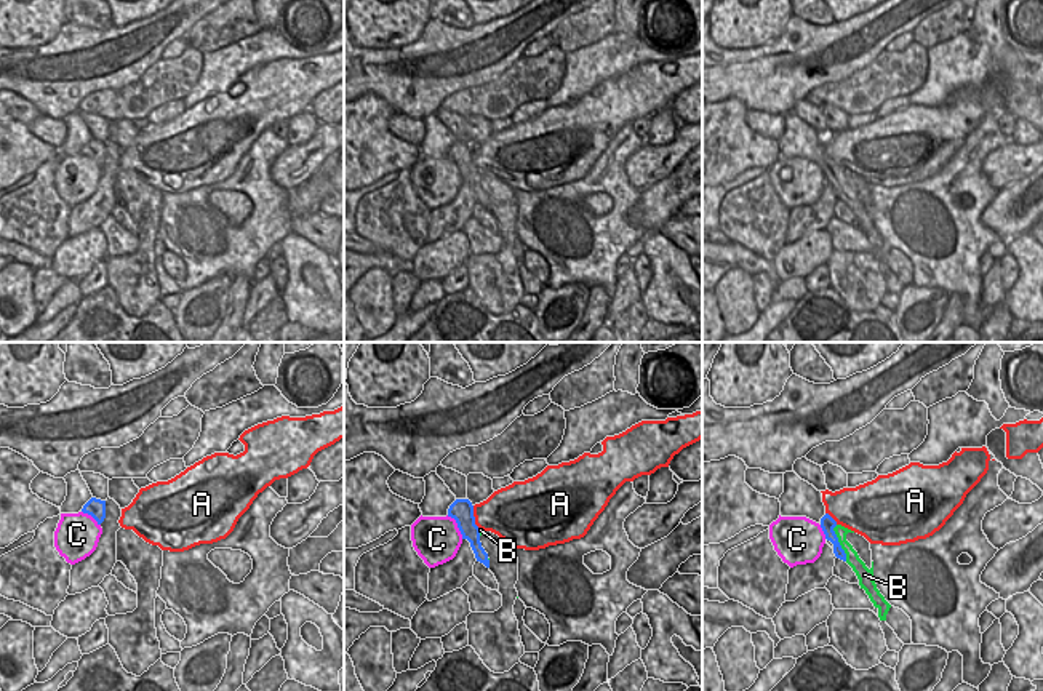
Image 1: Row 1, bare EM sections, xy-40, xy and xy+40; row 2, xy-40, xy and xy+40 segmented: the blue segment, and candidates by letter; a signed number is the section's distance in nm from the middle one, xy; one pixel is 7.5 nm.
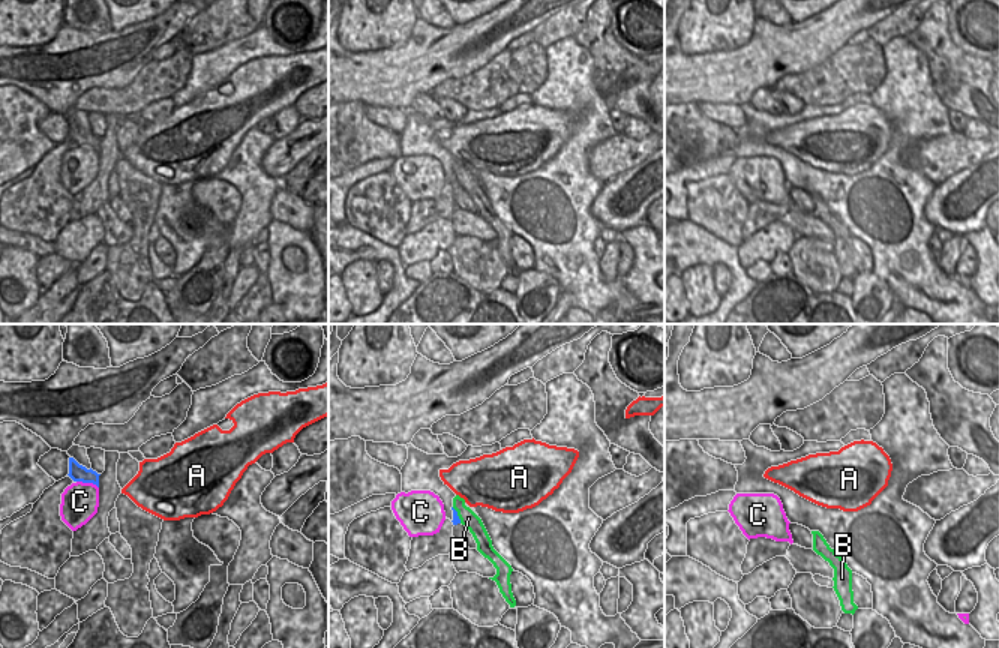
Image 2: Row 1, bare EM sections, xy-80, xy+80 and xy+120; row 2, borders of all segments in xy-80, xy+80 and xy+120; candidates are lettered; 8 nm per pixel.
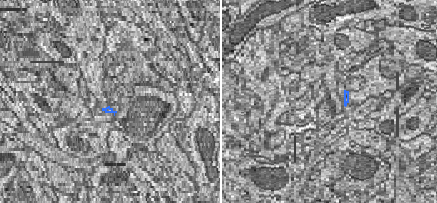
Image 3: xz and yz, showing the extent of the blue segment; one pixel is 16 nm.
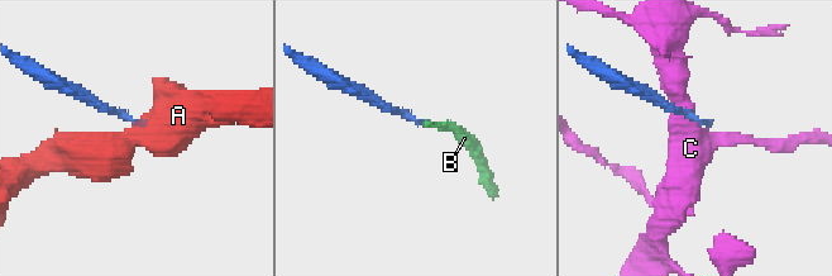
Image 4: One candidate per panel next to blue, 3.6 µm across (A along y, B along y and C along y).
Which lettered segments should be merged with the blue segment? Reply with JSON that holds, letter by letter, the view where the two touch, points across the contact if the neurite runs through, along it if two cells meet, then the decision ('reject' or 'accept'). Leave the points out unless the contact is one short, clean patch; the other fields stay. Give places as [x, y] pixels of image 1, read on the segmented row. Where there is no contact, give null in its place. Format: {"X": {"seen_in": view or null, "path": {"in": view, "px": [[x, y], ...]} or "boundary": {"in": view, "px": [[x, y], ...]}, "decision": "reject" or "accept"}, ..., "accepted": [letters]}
{"A": {"seen_in": "xy", "boundary": {"in": "xy", "px": [[472, 506], [472, 515], [480, 528]]}, "decision": "reject"}, "B": {"seen_in": "xy+40", "path": {"in": "xy+40", "px": [[827, 523], [837, 535], [839, 543], [853, 560]]}, "decision": "accept"}, "C": {"seen_in": "xy", "boundary": {"in": "xy", "px": [[447, 515], [455, 520], [463, 538]]}, "decision": "reject"}, "accepted": ["B"]}

